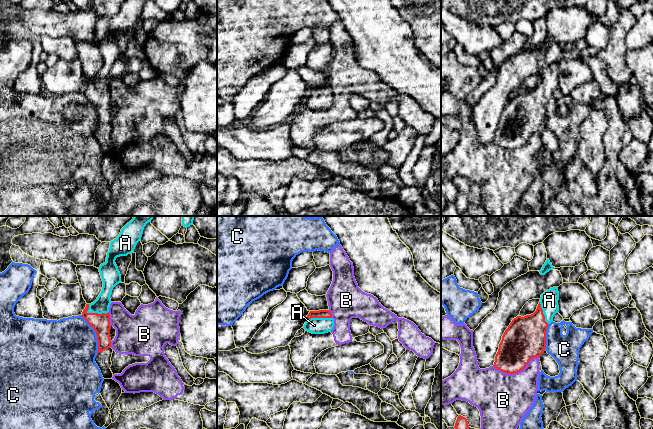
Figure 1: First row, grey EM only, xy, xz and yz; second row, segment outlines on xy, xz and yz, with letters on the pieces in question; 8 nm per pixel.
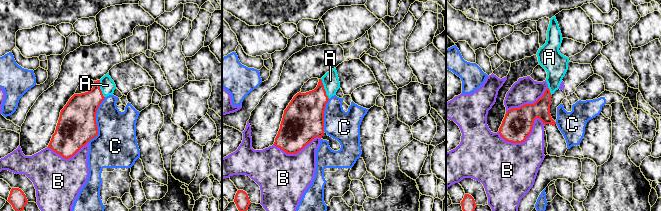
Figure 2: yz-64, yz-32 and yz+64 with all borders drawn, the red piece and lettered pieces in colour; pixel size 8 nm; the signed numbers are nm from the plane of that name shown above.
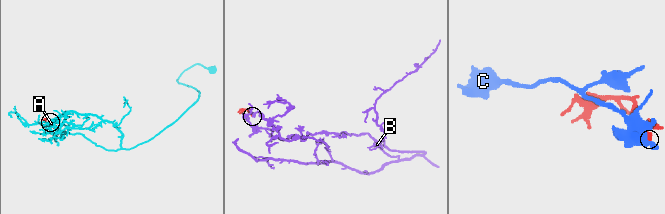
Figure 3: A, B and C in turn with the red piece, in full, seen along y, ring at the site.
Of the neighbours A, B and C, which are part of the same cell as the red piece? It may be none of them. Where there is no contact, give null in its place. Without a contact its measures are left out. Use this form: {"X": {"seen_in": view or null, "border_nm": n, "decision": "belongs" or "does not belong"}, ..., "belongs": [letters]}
{"A": {"seen_in": "xy", "border_nm": 180, "decision": "belongs"}, "B": {"seen_in": "yz", "border_nm": 380, "decision": "does not belong"}, "C": {"seen_in": "xy", "border_nm": 340, "decision": "does not belong"}, "belongs": ["A"]}

